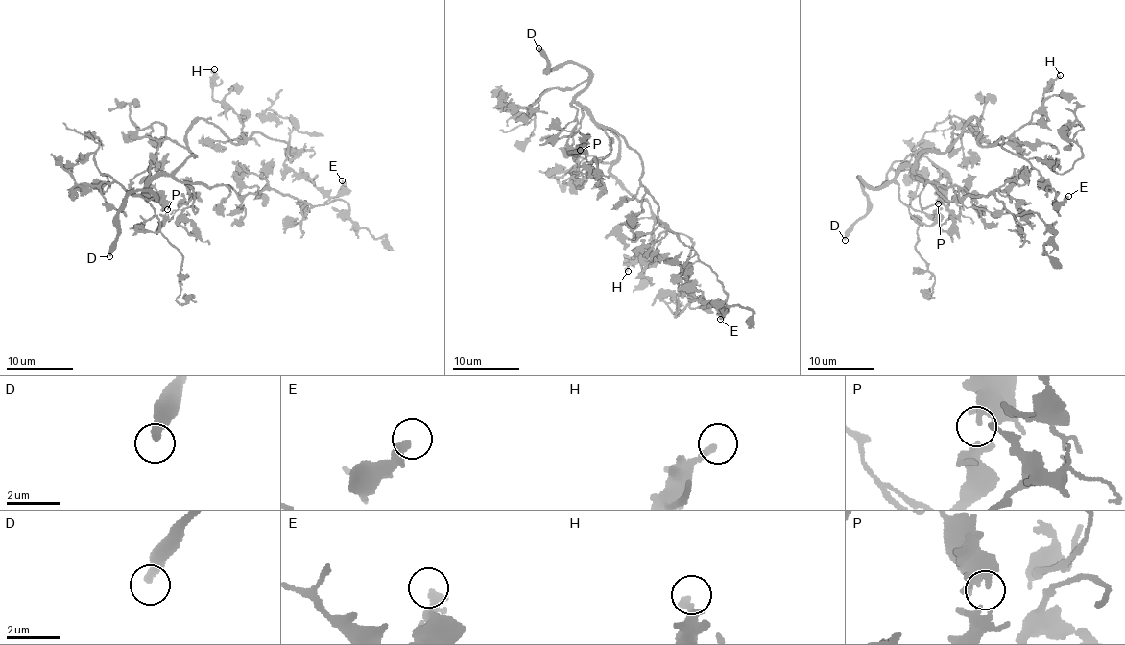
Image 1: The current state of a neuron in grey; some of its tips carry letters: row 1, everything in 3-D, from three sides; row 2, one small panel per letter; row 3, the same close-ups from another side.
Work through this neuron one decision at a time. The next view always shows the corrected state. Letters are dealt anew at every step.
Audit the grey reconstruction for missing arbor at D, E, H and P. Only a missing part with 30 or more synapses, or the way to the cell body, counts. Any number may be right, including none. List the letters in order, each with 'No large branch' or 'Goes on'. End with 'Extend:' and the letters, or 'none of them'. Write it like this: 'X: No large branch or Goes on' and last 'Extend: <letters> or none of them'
D: Goes on
E: No large branch
H: No large branch
P: No large branch
Extend: D

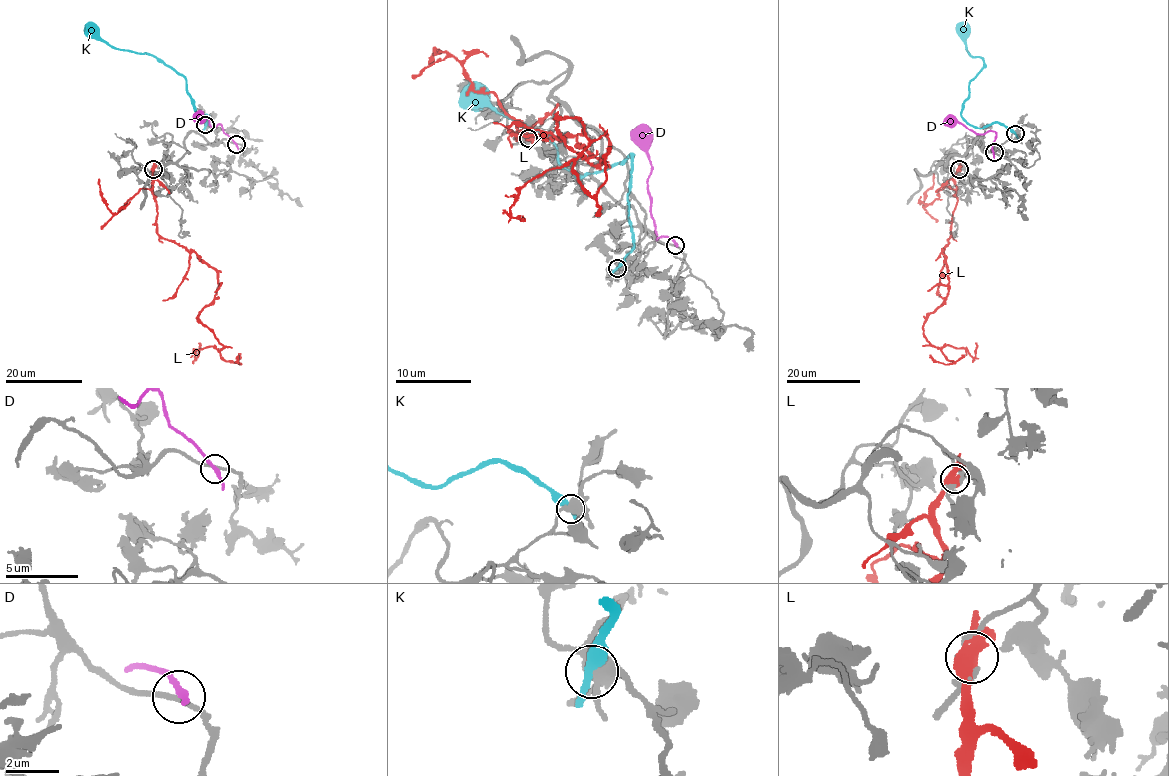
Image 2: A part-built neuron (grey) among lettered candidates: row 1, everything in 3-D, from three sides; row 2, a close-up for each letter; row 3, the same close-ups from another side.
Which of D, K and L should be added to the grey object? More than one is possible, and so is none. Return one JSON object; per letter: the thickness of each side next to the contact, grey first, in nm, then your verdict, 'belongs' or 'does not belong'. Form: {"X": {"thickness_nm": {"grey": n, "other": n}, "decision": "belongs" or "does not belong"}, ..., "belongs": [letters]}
{"D": {"thickness_nm": {"grey": 180, "other": 240}, "decision": "does not belong"}, "K": {"thickness_nm": {"grey": 480, "other": 320}, "decision": "does not belong"}, "L": {"thickness_nm": {"grey": 360, "other": 500}, "decision": "does not belong"}, "belongs": []}

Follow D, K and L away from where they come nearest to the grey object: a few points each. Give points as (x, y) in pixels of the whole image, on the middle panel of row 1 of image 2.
D: (675, 244), (670, 238), (658, 240), (655, 235), (646, 186), (652, 165), (649, 132), (639, 124)
K: (617, 269), (632, 247), (633, 154), (593, 173), (573, 173), (546, 136), (499, 115), (481, 88), (466, 93)
L: (528, 138), (603, 163), (560, 117), (587, 147), (520, 190), (523, 215)

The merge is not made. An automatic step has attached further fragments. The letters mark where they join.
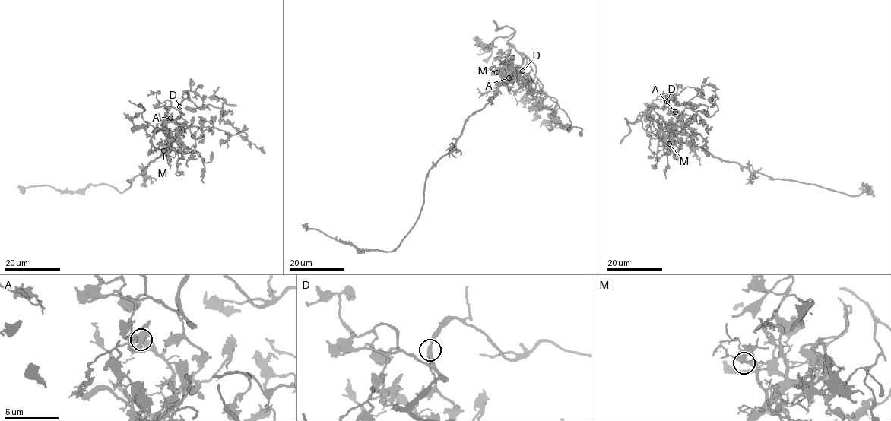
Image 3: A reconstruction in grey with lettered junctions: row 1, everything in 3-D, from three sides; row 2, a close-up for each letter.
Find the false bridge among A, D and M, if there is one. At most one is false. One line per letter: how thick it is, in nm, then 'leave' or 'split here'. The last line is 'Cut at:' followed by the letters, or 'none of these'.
A: 300 nm thick; split here
D: 260 nm thick; leave
M: 320 nm thick; leave
Cut at: A

